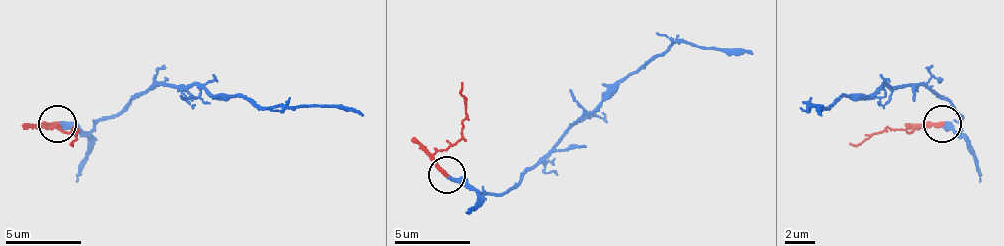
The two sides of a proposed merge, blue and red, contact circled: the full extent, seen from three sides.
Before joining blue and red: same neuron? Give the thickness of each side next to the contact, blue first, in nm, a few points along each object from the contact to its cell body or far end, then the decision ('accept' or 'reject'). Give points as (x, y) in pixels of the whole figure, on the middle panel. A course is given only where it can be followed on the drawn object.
320 nm thick on the blue side, 300 nm on the other; blue runs (446, 175), (506, 194), (619, 81), (676, 43), (736, 47), (751, 55); red runs (446, 175), (434, 157), (461, 138), (465, 104), (461, 81); accept

